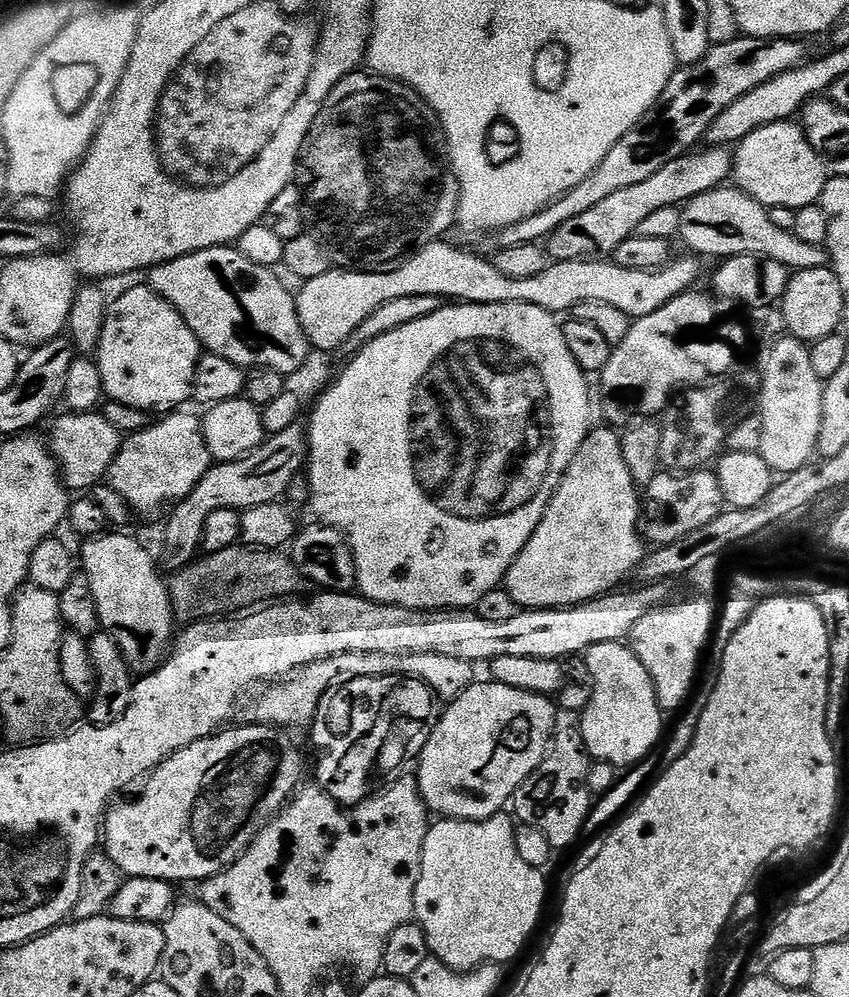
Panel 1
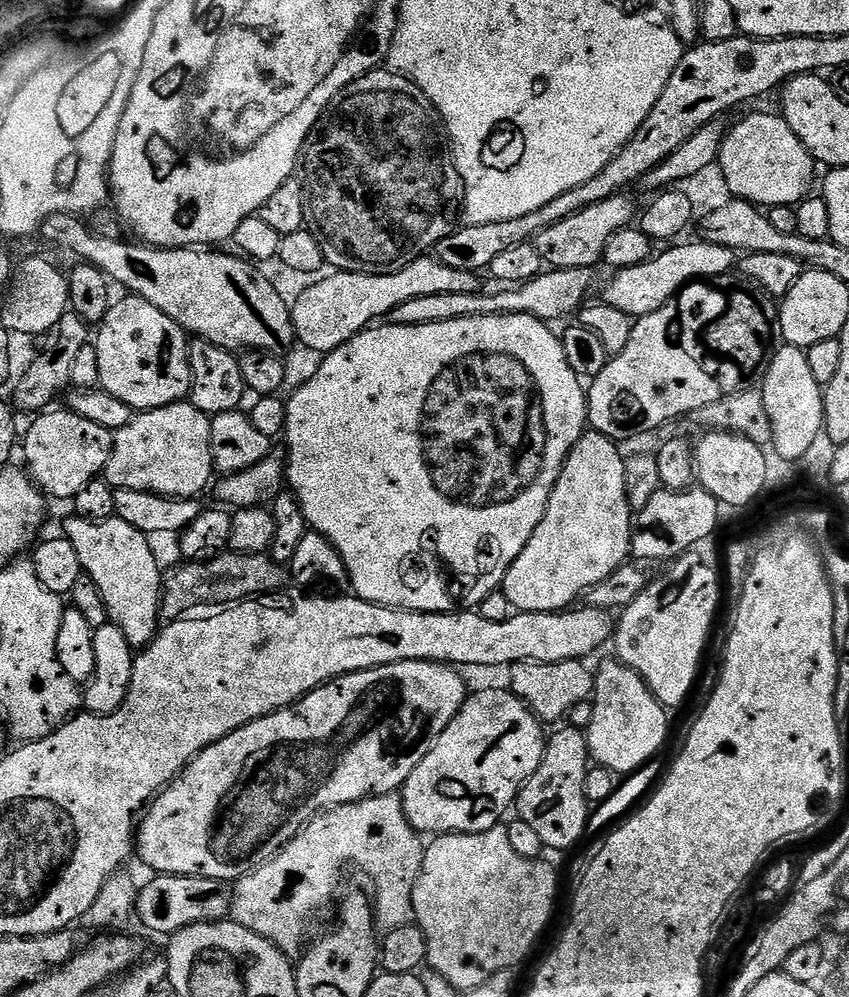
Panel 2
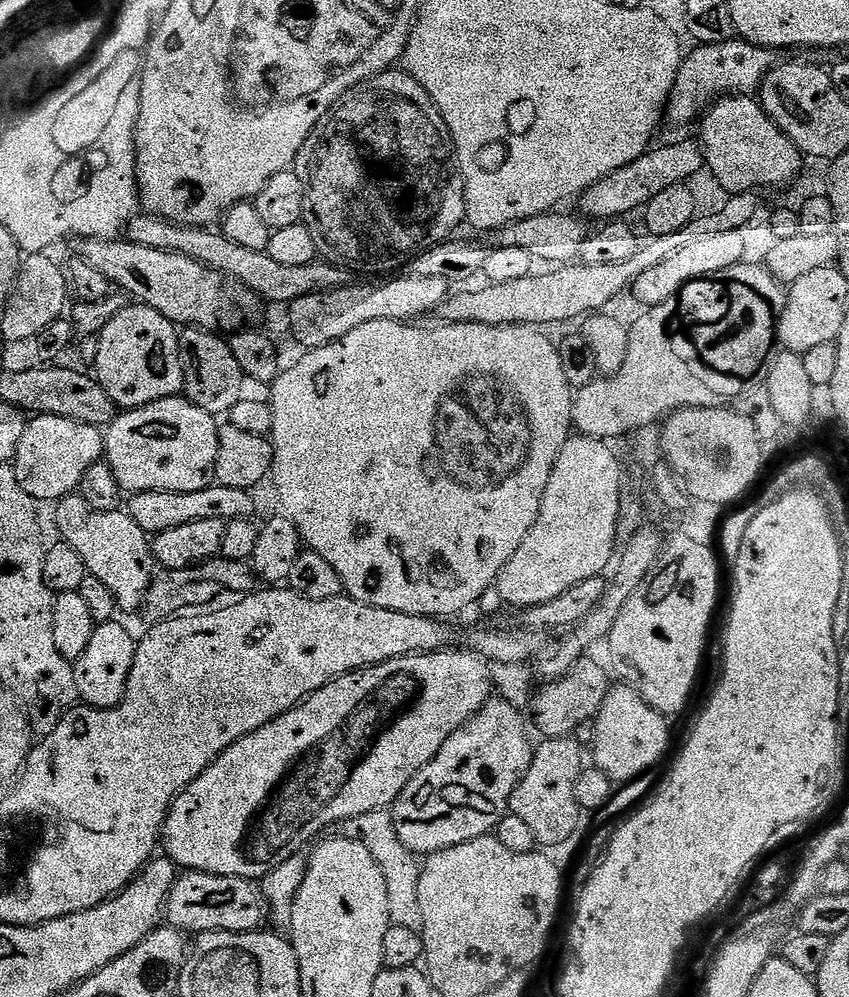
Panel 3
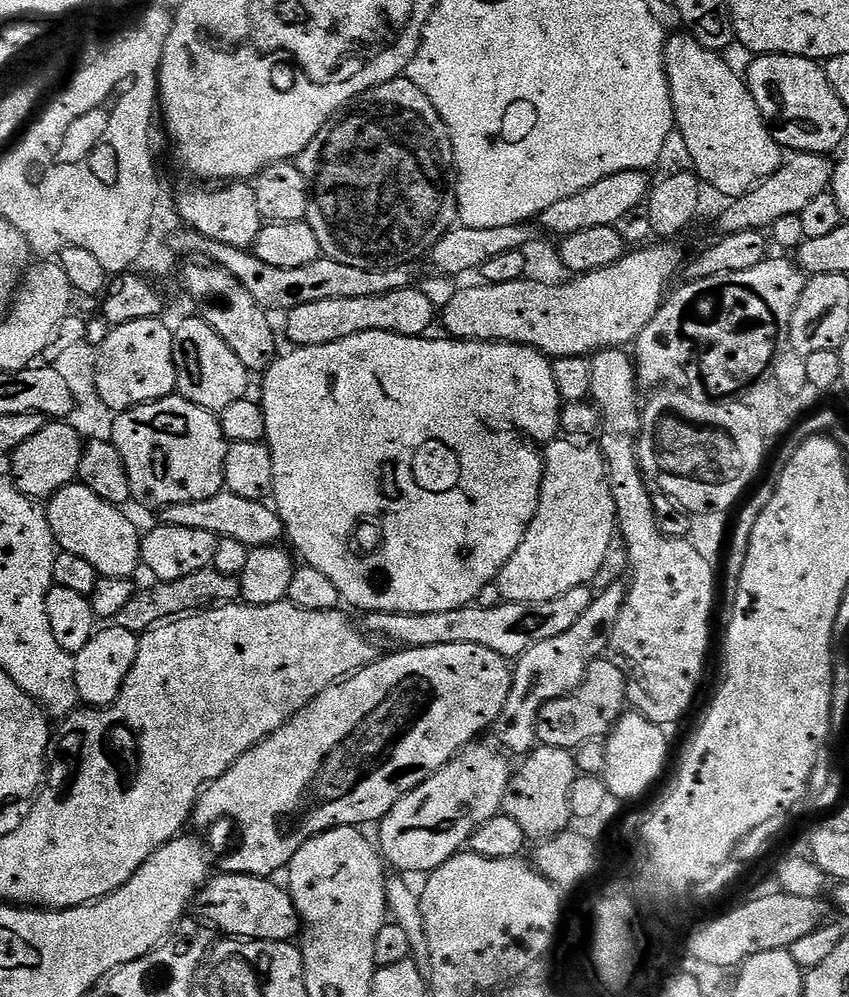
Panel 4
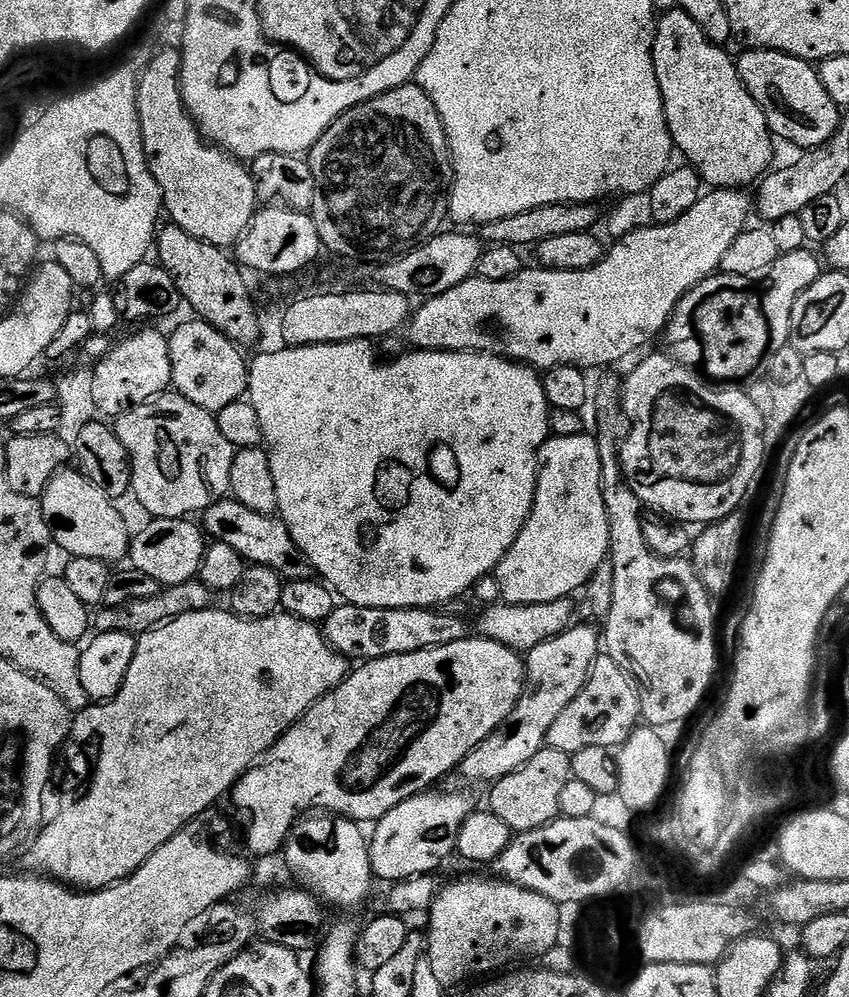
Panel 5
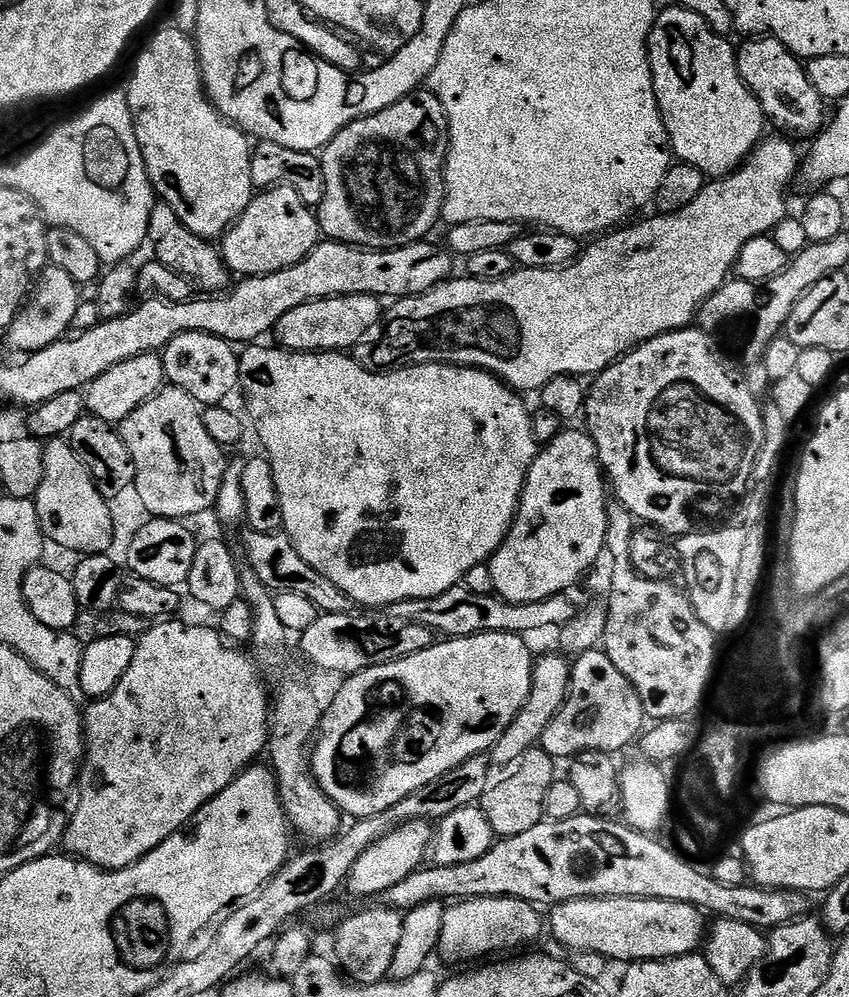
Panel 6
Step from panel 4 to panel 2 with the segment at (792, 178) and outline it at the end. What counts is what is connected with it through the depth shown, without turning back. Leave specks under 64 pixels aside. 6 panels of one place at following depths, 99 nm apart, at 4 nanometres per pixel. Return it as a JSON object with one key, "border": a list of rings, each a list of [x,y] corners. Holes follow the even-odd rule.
{"border":[[[557,268],[527,280],[515,290],[500,290],[504,292],[496,292],[493,296],[482,296],[482,293],[477,291],[470,294],[426,294],[422,298],[410,298],[410,302],[402,302],[402,306],[391,312],[390,320],[393,324],[422,326],[471,316],[530,314],[539,320],[553,322],[552,320],[560,320],[563,316],[570,315],[572,311],[573,315],[589,299],[587,296],[592,288],[592,275],[586,268]]]}

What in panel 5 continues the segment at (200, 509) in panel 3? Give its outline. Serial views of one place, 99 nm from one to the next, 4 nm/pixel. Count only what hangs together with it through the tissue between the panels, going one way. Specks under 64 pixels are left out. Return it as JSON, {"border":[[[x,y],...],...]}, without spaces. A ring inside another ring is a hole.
{"border":[[[225,498],[202,514],[202,528],[215,543],[234,546],[234,550],[238,550],[240,557],[249,565],[268,567],[284,582],[306,580],[313,575],[307,558],[298,550],[294,538],[290,538],[290,530],[275,515],[266,516],[250,510],[250,506],[242,506],[242,502]]]}

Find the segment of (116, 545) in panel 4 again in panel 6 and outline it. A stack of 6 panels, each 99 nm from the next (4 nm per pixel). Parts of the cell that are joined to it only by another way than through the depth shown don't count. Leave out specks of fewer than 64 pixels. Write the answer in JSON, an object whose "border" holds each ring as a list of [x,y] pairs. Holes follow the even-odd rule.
{"border":[[[57,438],[47,441],[44,444],[44,473],[42,474],[42,486],[38,486],[38,494],[34,498],[36,513],[40,529],[44,531],[45,541],[57,544],[60,548],[65,548],[68,552],[80,552],[81,557],[99,556],[111,553],[112,539],[116,536],[116,524],[112,521],[112,507],[109,501],[94,486],[90,478],[90,470],[82,466],[82,458],[74,454],[71,444],[67,439]]]}

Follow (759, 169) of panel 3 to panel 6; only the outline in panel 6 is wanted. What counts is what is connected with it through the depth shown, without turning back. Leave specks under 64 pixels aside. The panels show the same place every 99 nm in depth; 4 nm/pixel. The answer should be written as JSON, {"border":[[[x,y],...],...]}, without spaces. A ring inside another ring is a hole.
{"border":[[[675,6],[659,13],[648,36],[648,61],[654,82],[654,94],[668,131],[675,159],[681,164],[694,166],[708,178],[728,176],[735,172],[752,151],[765,139],[766,117],[756,95],[744,85],[736,65],[737,49],[731,39],[714,34],[698,14]]]}

